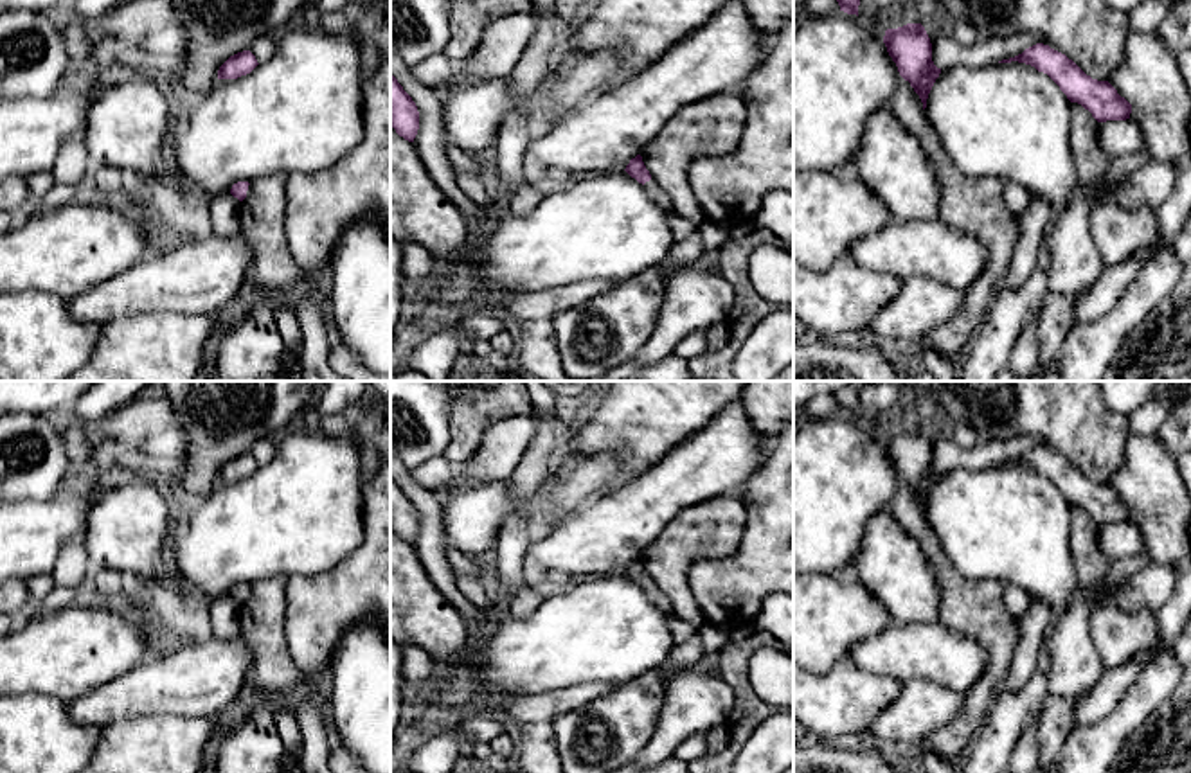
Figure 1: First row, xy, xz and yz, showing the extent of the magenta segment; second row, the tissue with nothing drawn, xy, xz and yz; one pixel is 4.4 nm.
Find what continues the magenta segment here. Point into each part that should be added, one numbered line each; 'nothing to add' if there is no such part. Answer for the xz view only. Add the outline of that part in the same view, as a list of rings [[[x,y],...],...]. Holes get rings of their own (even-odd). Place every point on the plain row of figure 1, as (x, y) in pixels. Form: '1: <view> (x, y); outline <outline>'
1: xz (659, 599); outline [[[653,581],[644,586],[644,591],[649,595],[657,608],[673,613],[671,600],[658,590],[658,586]]]

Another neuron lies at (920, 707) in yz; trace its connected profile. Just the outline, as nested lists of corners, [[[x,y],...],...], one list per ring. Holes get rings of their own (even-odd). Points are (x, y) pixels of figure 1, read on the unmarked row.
[[[909,680],[871,723],[871,735],[885,748],[912,748],[948,724],[963,708],[964,694],[934,681]]]

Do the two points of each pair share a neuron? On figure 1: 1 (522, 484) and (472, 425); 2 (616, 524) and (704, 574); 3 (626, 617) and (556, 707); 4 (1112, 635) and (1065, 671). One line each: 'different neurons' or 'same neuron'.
1: different neurons
2: different neurons
3: different neurons
4: different neurons

